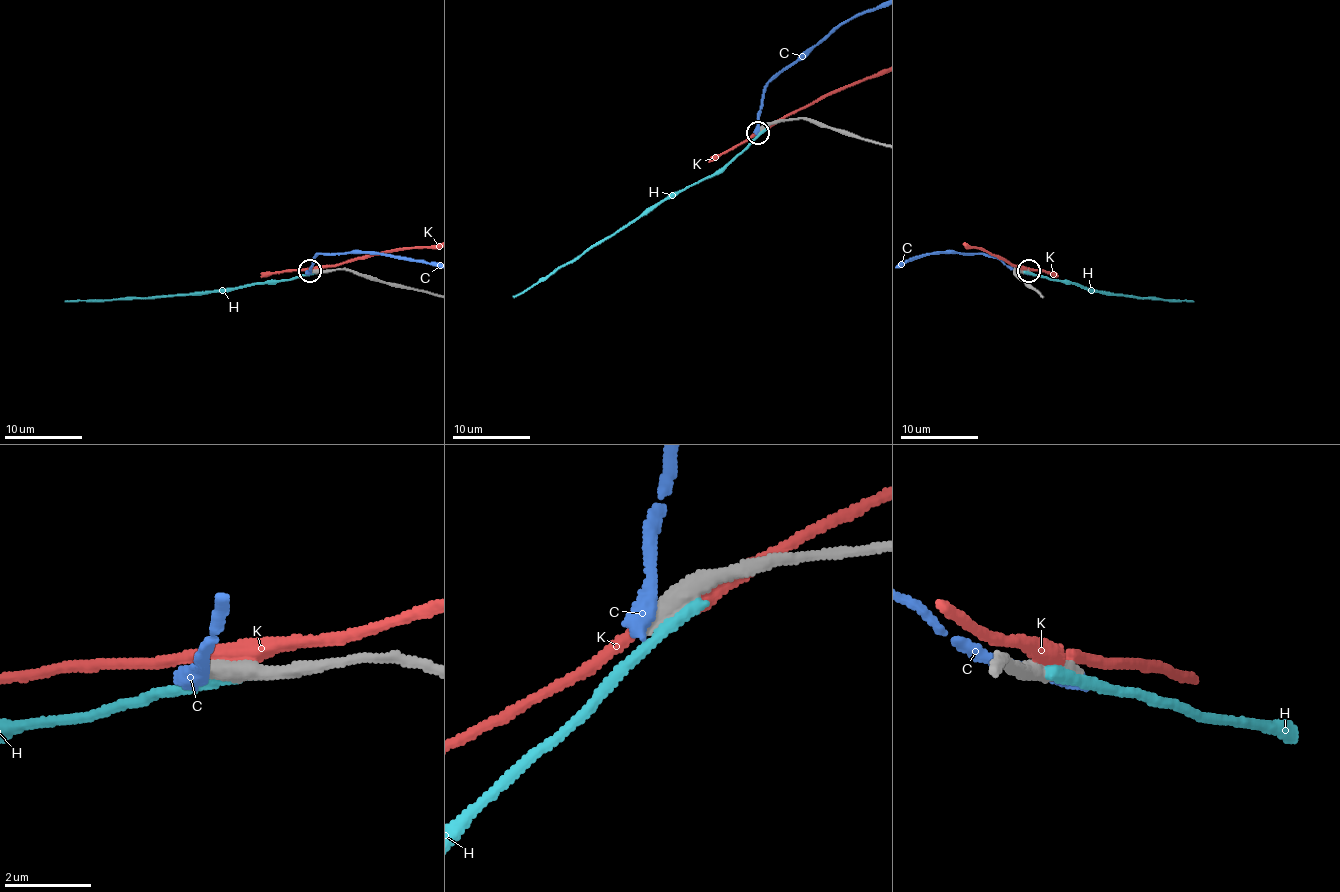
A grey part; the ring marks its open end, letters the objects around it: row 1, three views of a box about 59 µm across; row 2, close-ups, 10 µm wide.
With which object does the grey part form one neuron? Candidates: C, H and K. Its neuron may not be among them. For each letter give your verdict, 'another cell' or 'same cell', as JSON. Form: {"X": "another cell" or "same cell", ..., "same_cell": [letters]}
{"C": "another cell", "H": "another cell", "K": "another cell", "same_cell": []}

